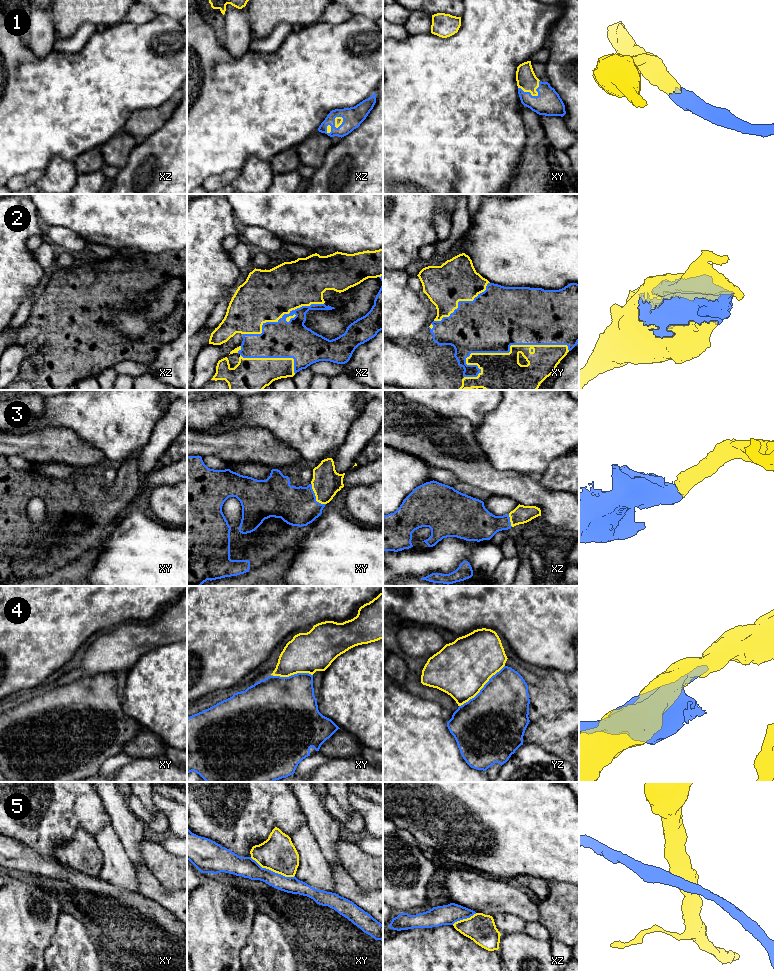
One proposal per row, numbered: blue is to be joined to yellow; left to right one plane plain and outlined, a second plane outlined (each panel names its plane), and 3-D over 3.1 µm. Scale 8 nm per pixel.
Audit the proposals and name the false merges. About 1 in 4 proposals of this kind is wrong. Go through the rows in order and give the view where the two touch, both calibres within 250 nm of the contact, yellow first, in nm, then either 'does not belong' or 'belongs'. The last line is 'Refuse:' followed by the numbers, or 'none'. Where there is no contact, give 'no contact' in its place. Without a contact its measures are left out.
1: meets yellow in xy; 160 nm thick on the yellow side, 200 nm on the other; belongs
2: meets yellow in xy; 380 nm thick on the yellow side, 460 nm on the other; belongs
3: meets yellow in xy; 240 nm thick on the yellow side, 320 nm on the other; belongs
4: meets yellow in yz; 440 nm thick on the yellow side, 460 nm on the other; does not belong
5: meets yellow in xy; 280 nm thick on the yellow side, 160 nm on the other; does not belong
Refuse: 4, 5

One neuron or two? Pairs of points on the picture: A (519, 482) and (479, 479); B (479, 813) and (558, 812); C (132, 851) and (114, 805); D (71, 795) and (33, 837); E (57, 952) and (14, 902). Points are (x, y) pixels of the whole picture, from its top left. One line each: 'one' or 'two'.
A: one
B: one
C: one
D: one
E: two

